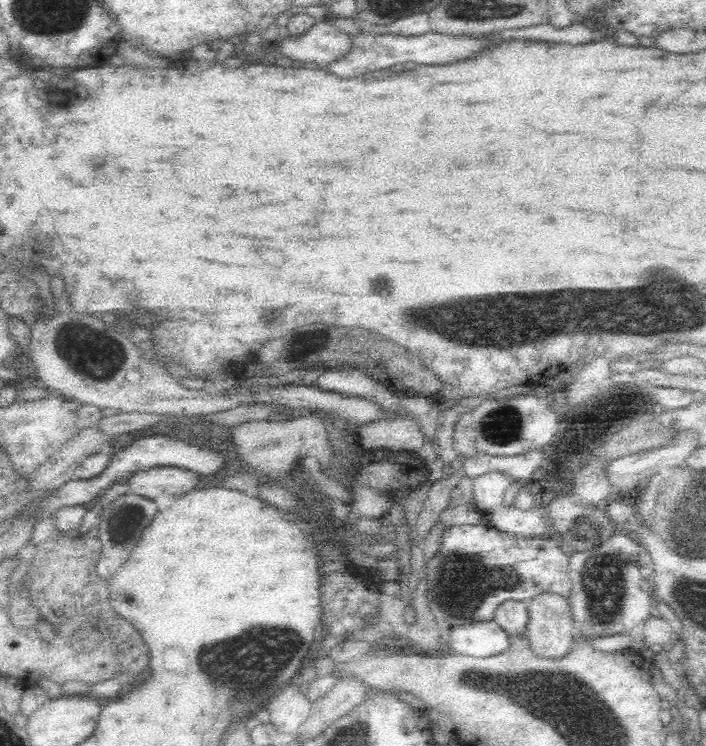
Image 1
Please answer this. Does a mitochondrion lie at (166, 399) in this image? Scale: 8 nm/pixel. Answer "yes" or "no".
no

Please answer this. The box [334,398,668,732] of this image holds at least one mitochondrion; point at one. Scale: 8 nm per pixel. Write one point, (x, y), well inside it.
(471, 580)

